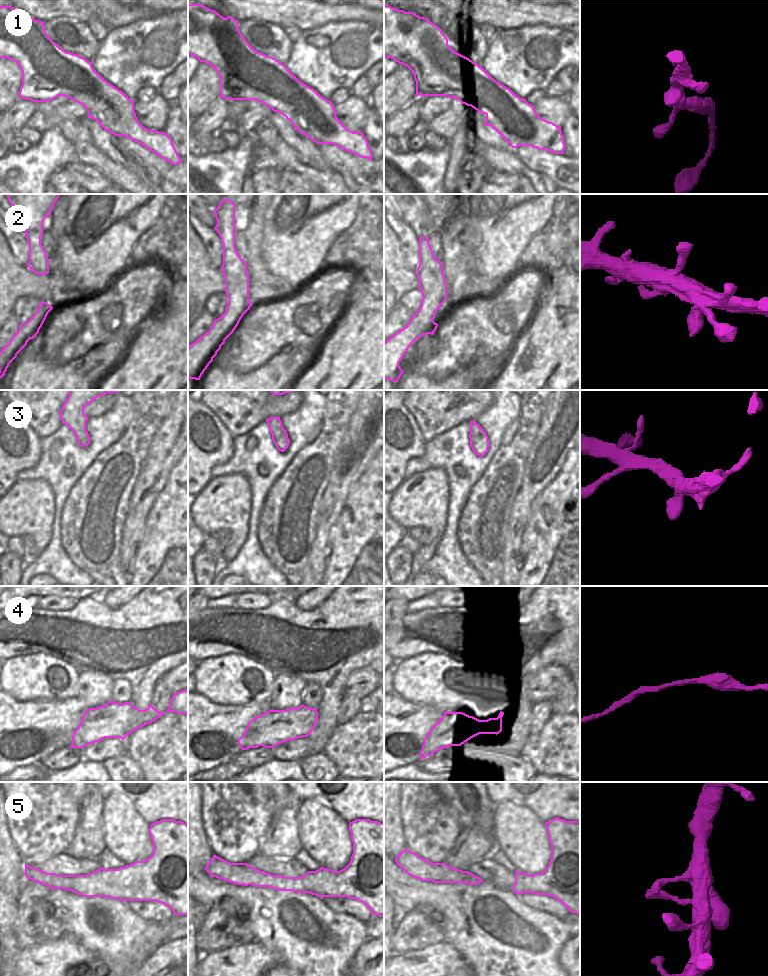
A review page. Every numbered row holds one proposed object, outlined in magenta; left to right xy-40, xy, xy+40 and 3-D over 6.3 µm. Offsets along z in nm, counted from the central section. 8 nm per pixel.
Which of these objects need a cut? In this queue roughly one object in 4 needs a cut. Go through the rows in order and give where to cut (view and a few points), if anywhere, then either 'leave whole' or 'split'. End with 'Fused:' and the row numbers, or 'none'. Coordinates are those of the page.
1: cut none; leave whole
2: cut xy (225, 312), (230, 313), (236, 326); split
3: cut none; leave whole
4: cut none; leave whole
5: cut none; leave whole
Fused: 2

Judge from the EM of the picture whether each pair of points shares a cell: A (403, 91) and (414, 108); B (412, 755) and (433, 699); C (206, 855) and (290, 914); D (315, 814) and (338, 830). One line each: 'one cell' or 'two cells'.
A: two cells
B: two cells
C: two cells
D: one cell

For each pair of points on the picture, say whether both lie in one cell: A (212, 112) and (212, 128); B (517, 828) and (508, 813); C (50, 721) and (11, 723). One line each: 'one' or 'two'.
A: one
B: one
C: one

